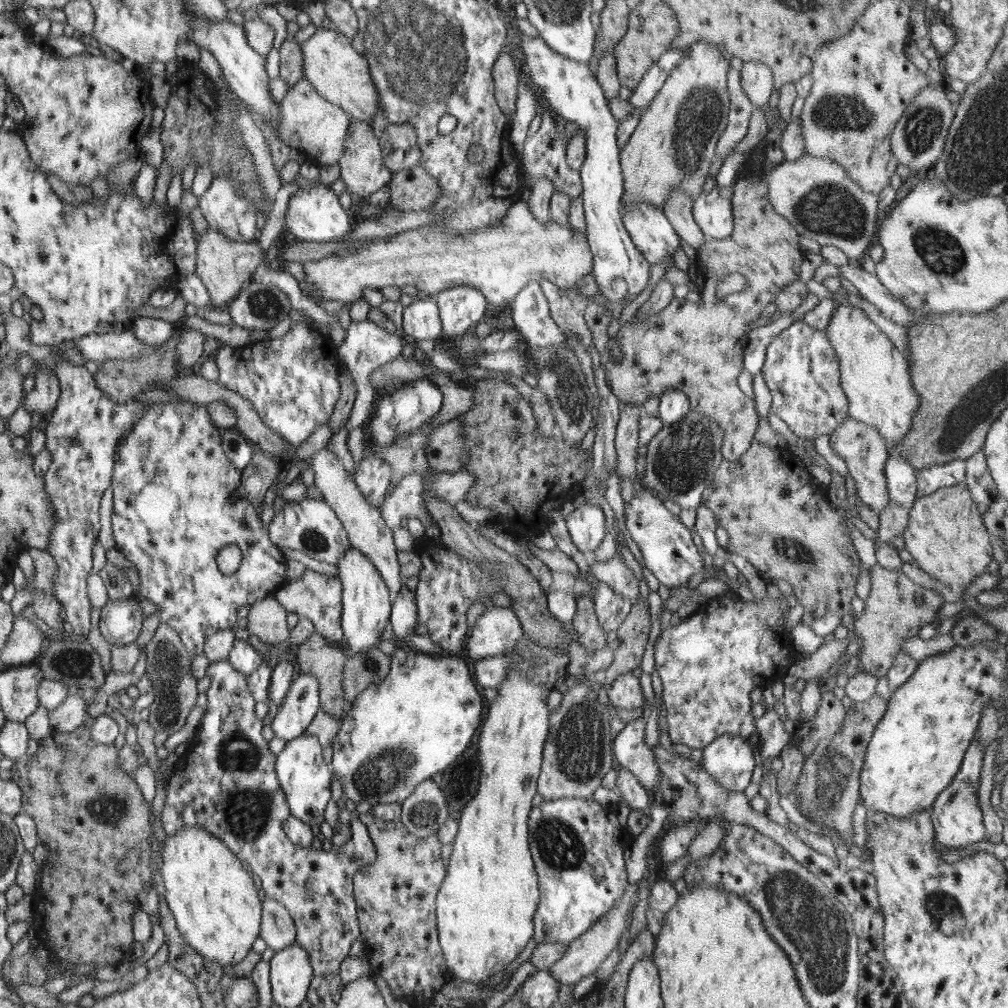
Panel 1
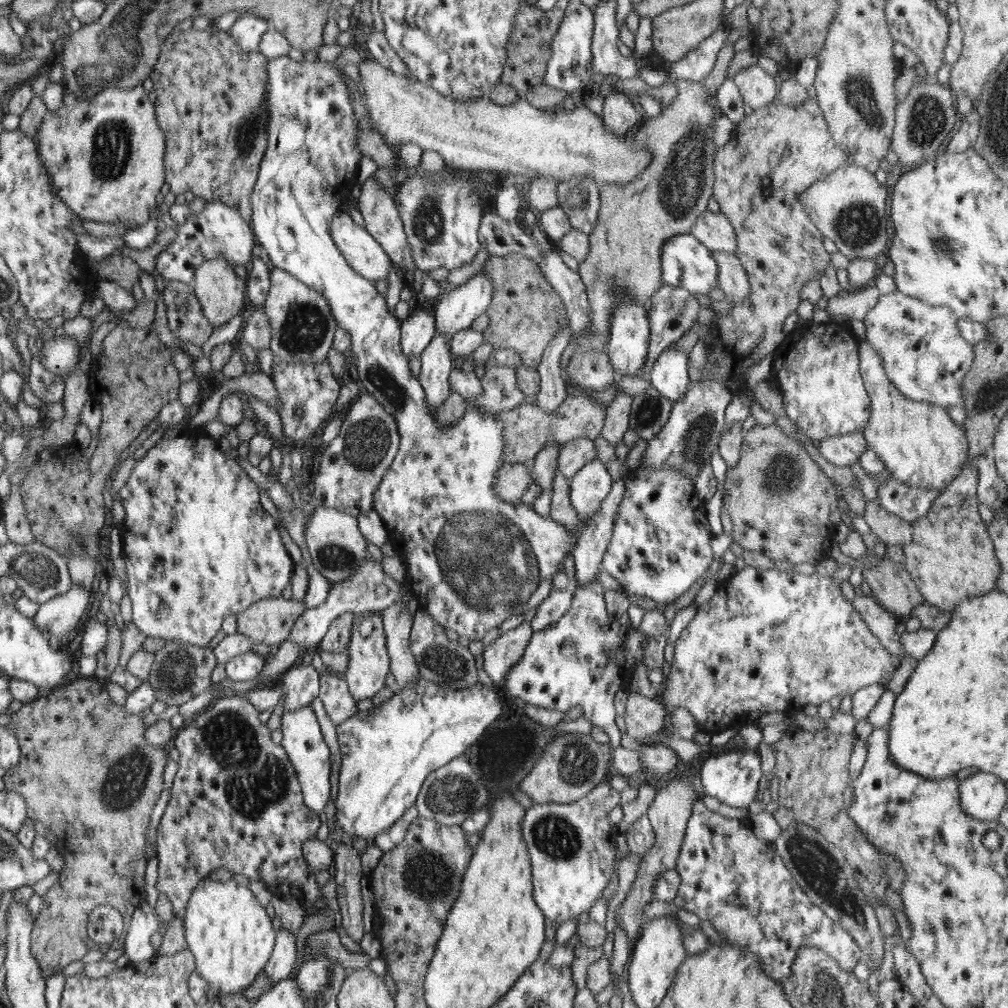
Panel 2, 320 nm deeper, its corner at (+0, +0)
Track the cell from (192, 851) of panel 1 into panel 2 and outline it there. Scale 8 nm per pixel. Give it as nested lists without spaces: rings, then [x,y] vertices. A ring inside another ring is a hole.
[[[202,880],[194,889],[183,916],[185,937],[189,951],[196,959],[196,971],[219,995],[236,995],[242,993],[254,982],[254,974],[265,968],[269,962],[274,948],[274,926],[268,918],[264,906],[256,895],[244,884],[236,883],[234,880],[226,882]]]

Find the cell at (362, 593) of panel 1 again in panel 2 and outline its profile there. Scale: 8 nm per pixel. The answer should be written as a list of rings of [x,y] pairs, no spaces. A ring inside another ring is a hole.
[[[380,611],[359,613],[356,616],[348,648],[349,663],[345,672],[345,679],[348,681],[349,691],[353,693],[353,697],[357,701],[365,698],[371,699],[381,688],[384,688],[384,680],[390,672],[389,652],[386,652],[386,637],[384,617]]]

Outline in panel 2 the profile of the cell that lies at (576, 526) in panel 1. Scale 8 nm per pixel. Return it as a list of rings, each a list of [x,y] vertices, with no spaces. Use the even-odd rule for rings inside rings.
[[[600,459],[587,462],[571,478],[570,500],[578,518],[586,520],[599,512],[602,501],[611,489],[611,474]]]

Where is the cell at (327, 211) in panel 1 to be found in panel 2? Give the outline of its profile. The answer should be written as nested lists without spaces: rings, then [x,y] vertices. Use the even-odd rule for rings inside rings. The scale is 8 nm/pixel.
[[[345,210],[334,215],[330,233],[342,256],[362,277],[374,282],[388,279],[390,268],[394,267],[392,258],[368,230],[352,221]]]

